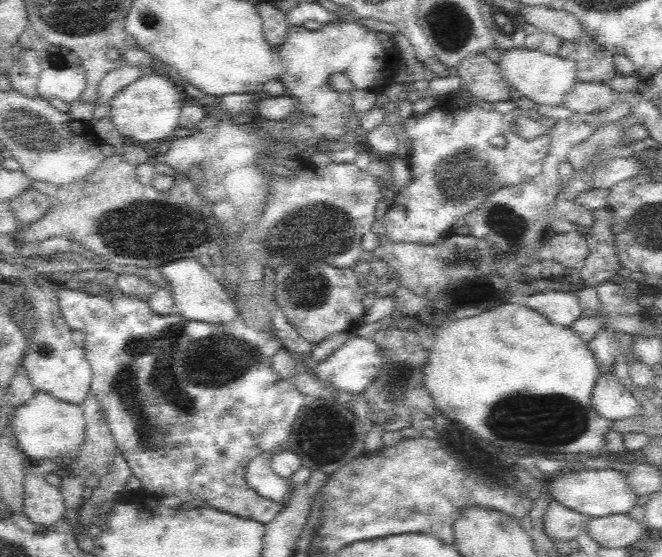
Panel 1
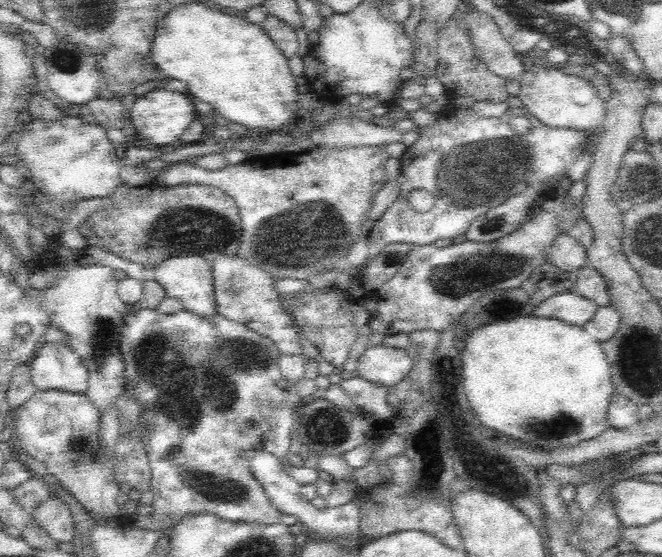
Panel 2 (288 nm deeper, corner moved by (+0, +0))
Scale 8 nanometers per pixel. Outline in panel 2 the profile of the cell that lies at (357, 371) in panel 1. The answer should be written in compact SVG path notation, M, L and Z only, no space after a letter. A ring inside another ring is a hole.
M368 346L358 358L358 378L364 378L376 386L394 388L414 370L414 352L388 346Z

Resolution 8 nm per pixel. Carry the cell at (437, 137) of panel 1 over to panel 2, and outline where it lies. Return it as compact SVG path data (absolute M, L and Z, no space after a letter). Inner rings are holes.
M446 106L438 116L438 122L434 126L426 126L420 130L416 142L408 146L404 156L400 158L400 196L398 200L386 210L386 214L372 226L370 238L374 242L374 248L370 250L372 260L392 242L410 242L414 246L424 246L424 244L434 244L436 240L452 240L456 236L462 236L468 232L472 222L486 214L488 210L504 204L516 194L522 194L526 188L548 188L558 180L564 180L568 176L568 170L580 156L578 146L586 142L588 138L596 136L592 130L572 130L572 128L550 128L542 124L540 120L530 122L532 128L526 134L514 134L510 128L510 118L520 116L524 108L508 108L508 112L502 118L490 118L476 114L474 110L456 110L454 106ZM416 188L426 188L436 196L434 208L428 212L420 214L414 212L408 206L408 194Z

